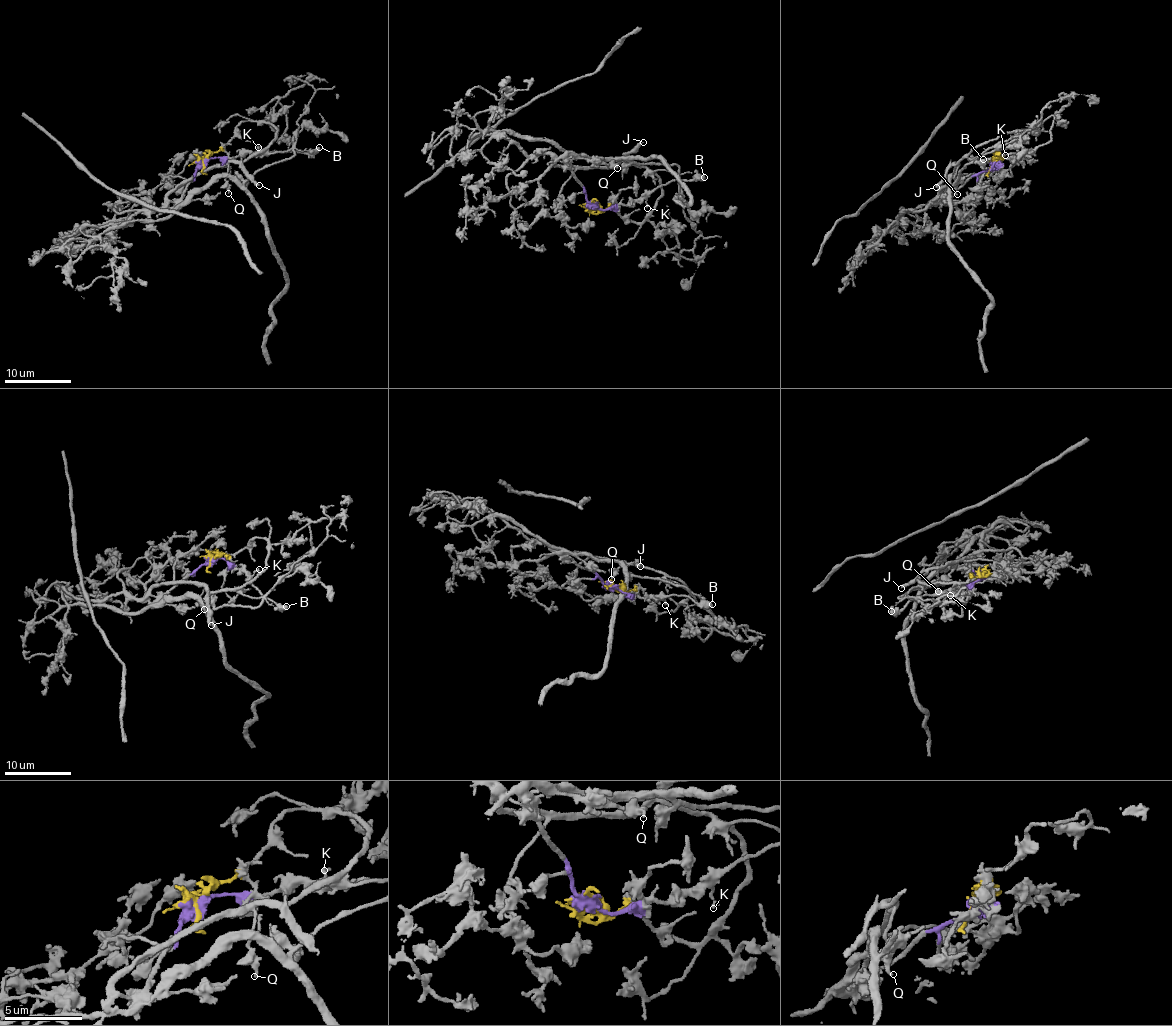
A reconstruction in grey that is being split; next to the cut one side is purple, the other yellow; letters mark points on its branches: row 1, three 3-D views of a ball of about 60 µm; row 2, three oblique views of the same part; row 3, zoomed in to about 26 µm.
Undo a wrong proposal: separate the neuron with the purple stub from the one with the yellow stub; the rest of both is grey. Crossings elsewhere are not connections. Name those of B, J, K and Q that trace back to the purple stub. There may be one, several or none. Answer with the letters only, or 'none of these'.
B, K

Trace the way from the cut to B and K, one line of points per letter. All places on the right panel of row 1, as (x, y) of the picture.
B: (993, 163), (1001, 164), (987, 159), (981, 161), (984, 163), (983, 159)
K: (993, 163), (1001, 164), (995, 160), (1005, 155)

